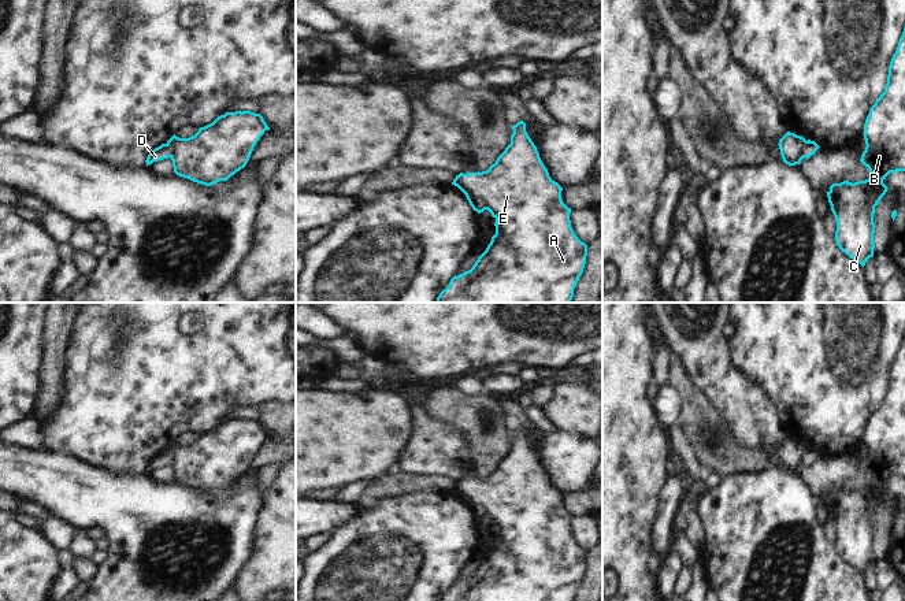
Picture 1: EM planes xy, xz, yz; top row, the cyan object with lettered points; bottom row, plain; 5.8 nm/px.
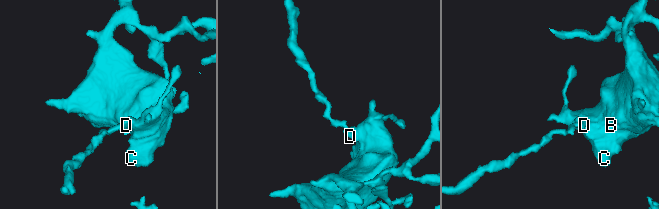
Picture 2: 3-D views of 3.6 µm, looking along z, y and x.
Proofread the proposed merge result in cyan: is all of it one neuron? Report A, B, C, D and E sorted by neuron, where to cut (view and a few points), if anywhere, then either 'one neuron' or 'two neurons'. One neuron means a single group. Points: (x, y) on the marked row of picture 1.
groups A B C E / D; cut xz (456, 175), (460, 185), (478, 196), (486, 208); two neurons

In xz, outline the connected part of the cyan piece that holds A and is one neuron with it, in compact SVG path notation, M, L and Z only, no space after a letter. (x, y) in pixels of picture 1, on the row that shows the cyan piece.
M520 120L512 130L511 144L486 171L457 175L464 190L485 201L486 209L496 219L496 234L472 268L455 275L435 303L571 303L574 297L574 289L586 264L587 245L574 233L571 208L561 200L563 188L549 177L526 131L526 123Z

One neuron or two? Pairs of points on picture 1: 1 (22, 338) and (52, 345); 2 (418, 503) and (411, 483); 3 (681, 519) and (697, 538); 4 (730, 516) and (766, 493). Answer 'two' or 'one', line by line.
1: two
2: two
3: two
4: one

